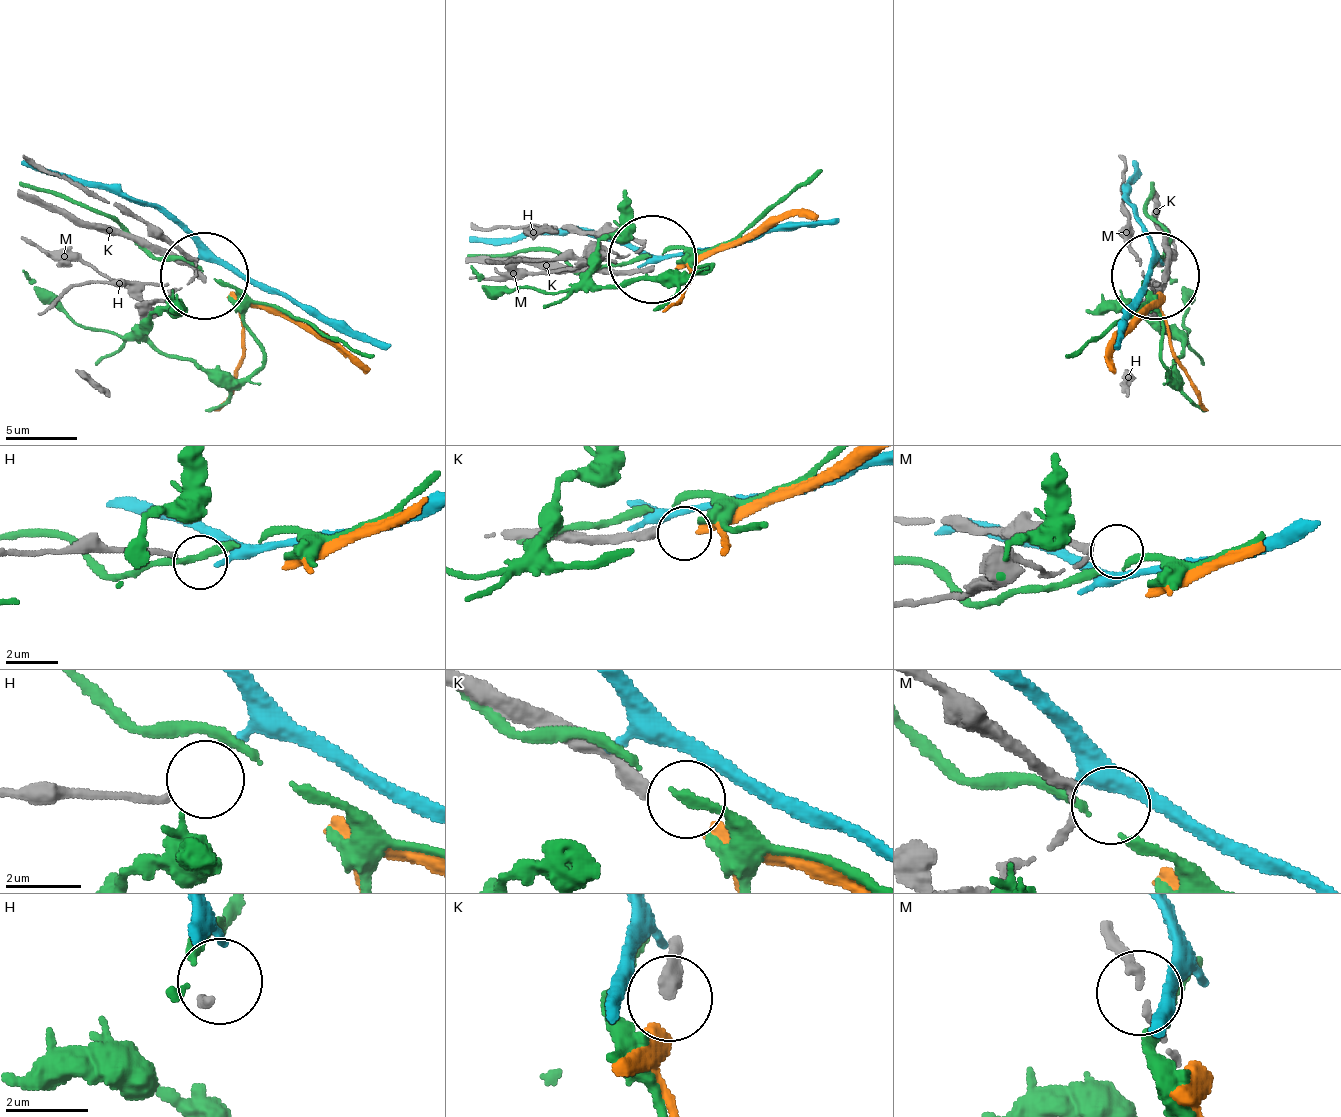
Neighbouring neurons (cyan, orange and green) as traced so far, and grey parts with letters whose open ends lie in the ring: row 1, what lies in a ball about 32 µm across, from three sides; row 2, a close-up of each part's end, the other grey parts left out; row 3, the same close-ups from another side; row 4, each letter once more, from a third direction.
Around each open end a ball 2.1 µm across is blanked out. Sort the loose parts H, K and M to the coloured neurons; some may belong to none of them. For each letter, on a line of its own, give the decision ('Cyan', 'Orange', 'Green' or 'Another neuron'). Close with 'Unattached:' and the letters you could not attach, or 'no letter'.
H: Cyan
K: Orange
M: Another neuron
Unattached: M

